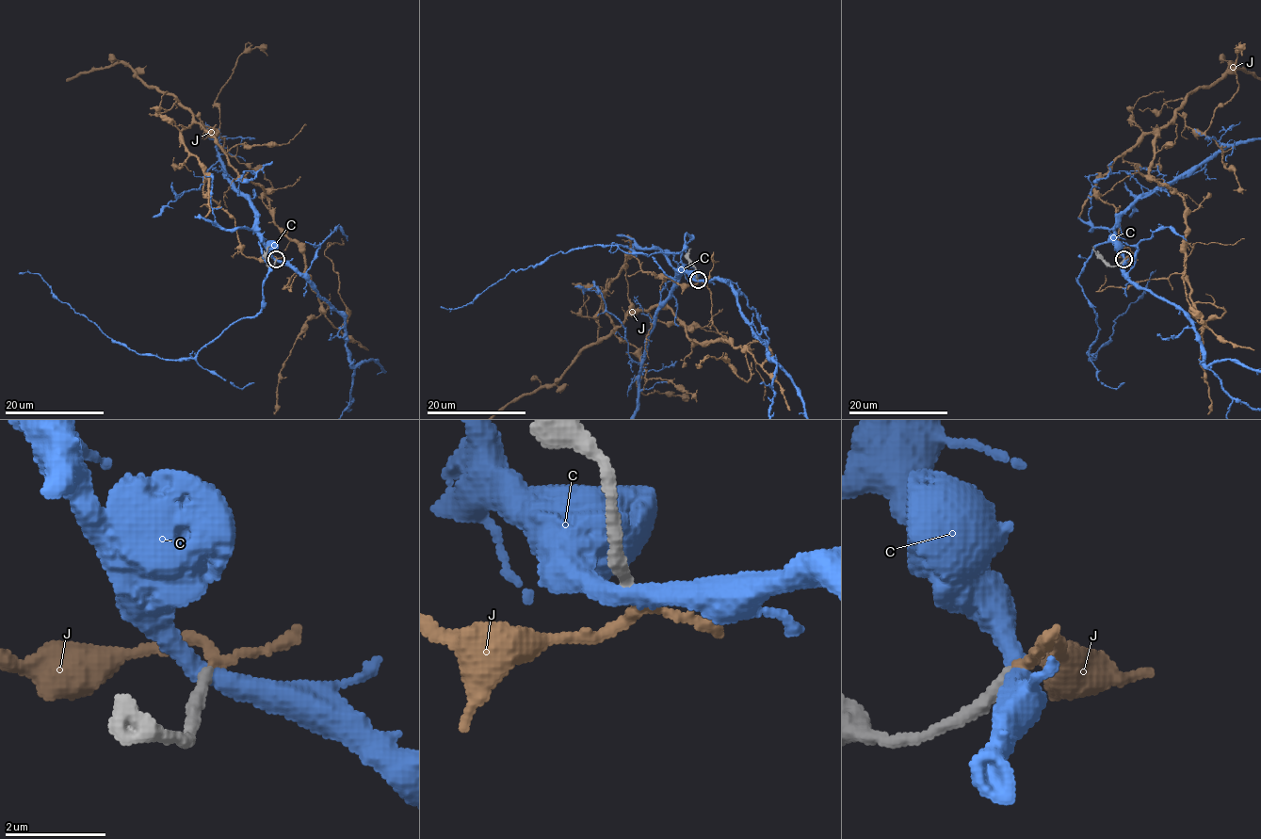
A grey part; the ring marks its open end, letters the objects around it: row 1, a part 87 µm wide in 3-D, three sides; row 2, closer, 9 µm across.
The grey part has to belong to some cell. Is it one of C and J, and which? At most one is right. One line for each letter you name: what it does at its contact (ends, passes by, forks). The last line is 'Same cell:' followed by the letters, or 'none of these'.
J: it passes by
Same cell: J

